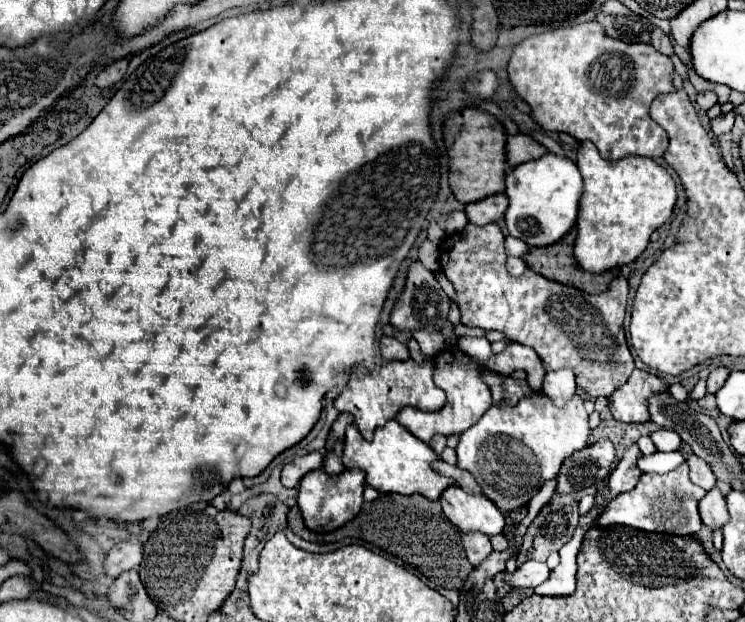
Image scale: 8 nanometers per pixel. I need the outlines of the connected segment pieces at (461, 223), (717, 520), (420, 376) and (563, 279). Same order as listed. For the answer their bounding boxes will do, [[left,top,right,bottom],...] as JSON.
[[445,210,467,234],[699,488,729,530],[335,356,445,440],[523,230,619,294]]

